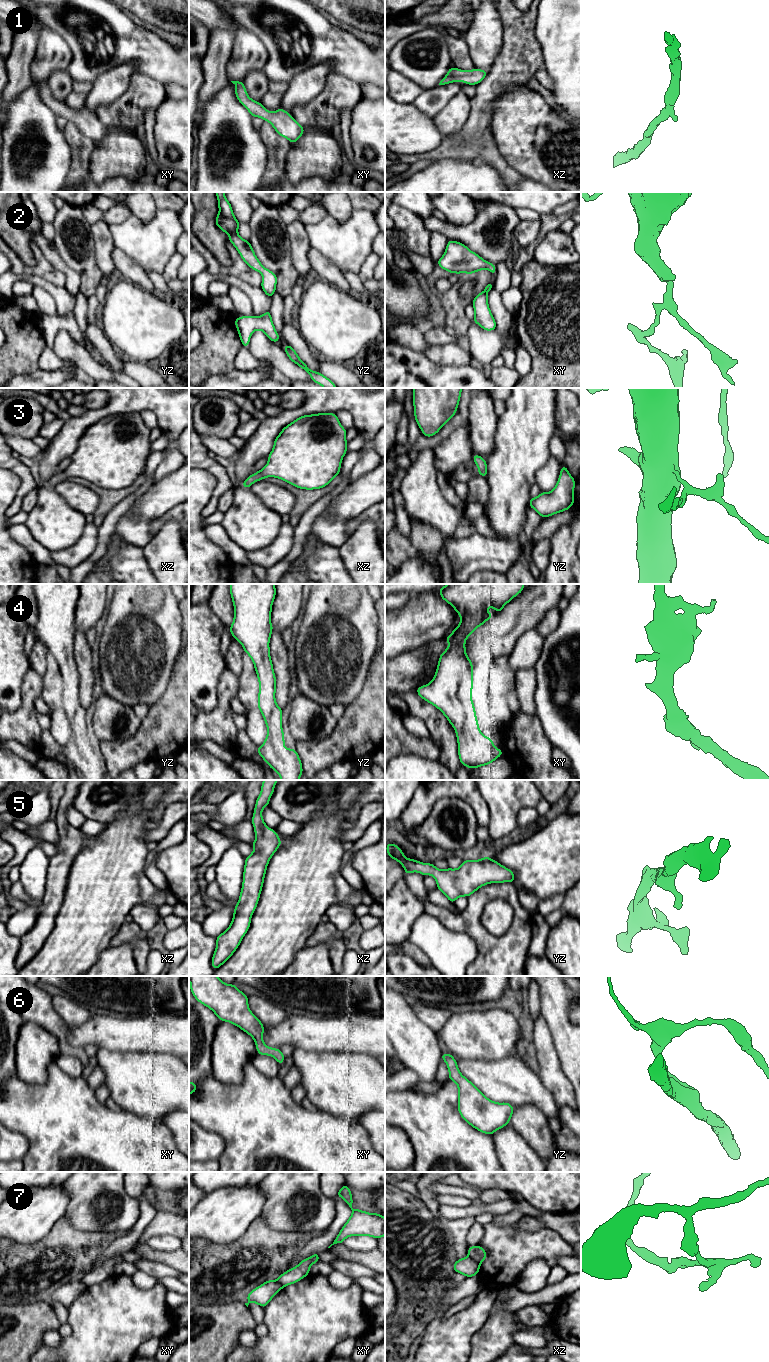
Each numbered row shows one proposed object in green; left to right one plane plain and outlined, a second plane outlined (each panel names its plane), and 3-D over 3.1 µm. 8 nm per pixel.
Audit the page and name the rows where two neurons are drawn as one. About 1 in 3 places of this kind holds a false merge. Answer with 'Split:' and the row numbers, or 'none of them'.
Split: 7

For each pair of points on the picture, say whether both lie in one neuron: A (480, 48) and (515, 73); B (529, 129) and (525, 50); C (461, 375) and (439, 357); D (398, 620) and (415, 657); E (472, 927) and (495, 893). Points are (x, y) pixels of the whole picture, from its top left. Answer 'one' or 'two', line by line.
A: two
B: two
C: two
D: two
E: one

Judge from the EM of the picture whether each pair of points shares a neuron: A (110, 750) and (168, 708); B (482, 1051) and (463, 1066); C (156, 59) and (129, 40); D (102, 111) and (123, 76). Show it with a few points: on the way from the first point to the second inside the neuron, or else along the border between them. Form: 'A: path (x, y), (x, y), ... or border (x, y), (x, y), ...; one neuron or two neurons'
A: path (125, 750), (130, 750), (157, 723); one neuron
B: border (459, 1057), (475, 1060), (494, 1060); two neurons
C: path (149, 52), (136, 43); one neuron
D: border (126, 91), (110, 103), (100, 105), (94, 113); two neurons

